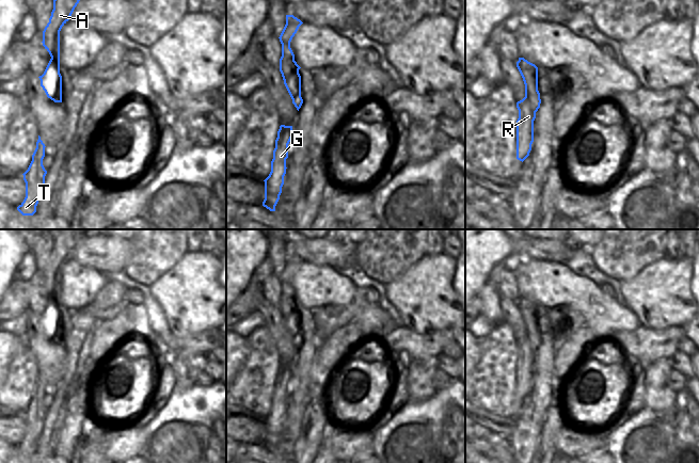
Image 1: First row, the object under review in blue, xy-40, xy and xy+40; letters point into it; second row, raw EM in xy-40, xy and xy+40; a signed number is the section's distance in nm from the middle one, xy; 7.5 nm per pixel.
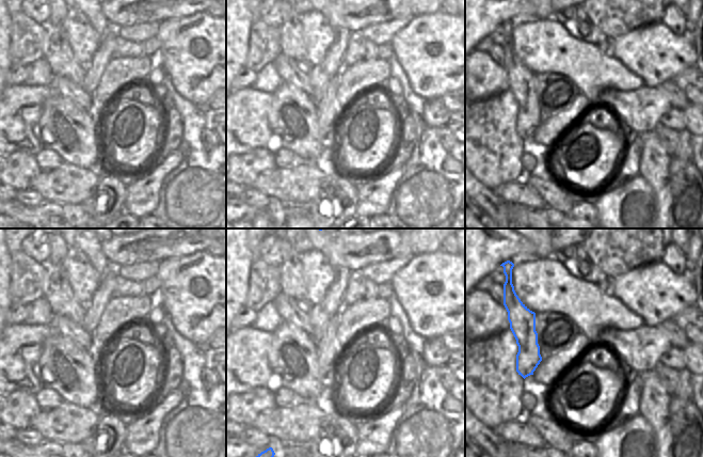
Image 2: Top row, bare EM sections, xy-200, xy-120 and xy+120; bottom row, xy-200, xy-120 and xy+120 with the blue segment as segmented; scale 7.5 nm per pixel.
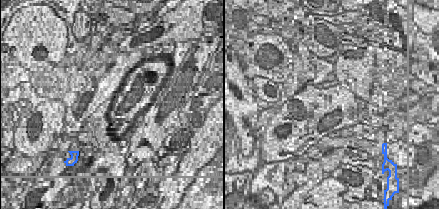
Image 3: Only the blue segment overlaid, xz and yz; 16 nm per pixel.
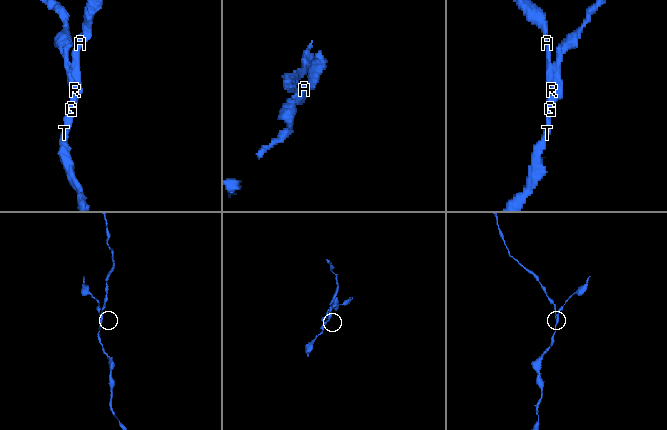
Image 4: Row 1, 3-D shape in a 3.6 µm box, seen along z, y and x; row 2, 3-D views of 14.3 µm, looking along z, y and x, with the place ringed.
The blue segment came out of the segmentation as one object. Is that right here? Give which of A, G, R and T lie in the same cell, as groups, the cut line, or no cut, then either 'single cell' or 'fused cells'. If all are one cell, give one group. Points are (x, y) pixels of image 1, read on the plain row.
groups A / G R T; cut xy-40 (59, 302), (53, 302), (49, 310), (43, 313); fused cells

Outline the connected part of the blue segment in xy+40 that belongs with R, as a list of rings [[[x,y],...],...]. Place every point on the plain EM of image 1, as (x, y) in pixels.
[[[528,314],[525,323],[525,336],[517,341],[519,357],[517,360],[517,398],[524,400],[531,389],[534,381],[534,360],[540,347],[538,314]]]

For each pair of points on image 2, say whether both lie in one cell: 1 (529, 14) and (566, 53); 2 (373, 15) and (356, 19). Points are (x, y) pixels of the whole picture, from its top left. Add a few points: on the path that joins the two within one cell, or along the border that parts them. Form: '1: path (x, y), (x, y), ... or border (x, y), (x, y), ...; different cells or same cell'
1: border (538, 18), (514, 25); different cells
2: path (369, 15), (361, 16); same cell

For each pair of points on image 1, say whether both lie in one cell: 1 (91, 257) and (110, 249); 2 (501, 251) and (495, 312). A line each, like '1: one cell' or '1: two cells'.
1: one cell
2: two cells

